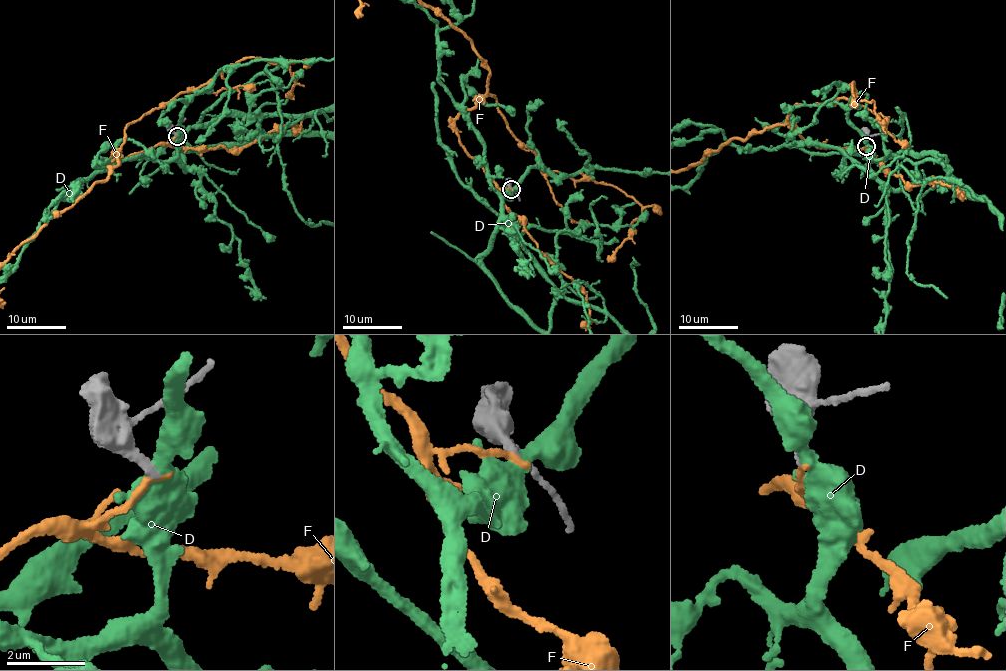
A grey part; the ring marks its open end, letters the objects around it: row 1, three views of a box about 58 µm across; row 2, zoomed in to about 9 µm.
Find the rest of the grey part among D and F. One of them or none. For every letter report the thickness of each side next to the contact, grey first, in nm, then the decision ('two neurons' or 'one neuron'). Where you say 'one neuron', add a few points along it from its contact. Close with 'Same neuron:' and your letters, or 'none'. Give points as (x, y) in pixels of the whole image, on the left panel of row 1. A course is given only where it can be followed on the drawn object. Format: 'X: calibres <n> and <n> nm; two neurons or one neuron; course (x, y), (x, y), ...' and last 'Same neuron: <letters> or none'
D: calibres 300 and 380 nm; two neurons
F: calibres 260 and 170 nm; two neurons
Same neuron: none

